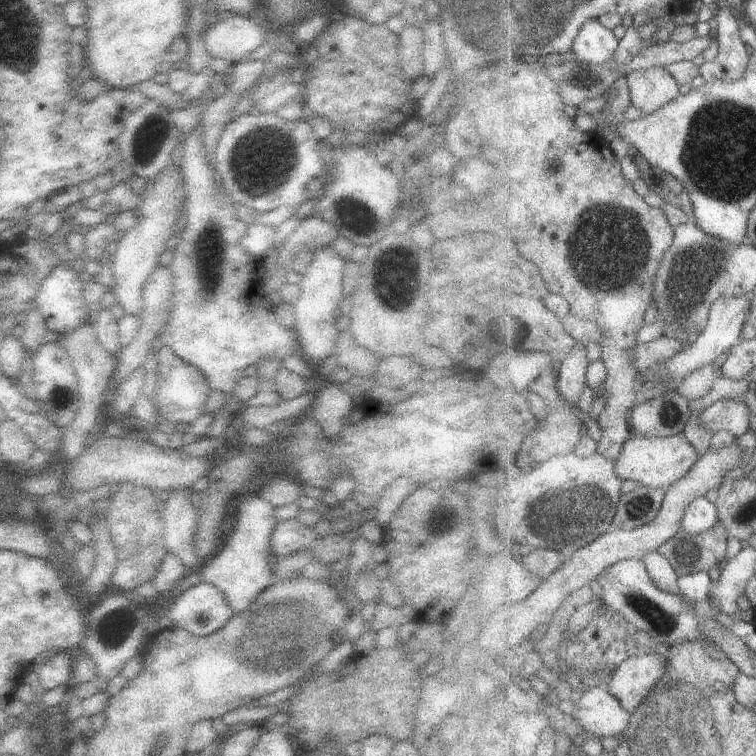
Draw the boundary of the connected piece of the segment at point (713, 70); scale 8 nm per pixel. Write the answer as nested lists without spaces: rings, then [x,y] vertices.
[[[720,2],[717,12],[718,26],[715,37],[719,42],[719,53],[712,61],[706,61],[702,66],[702,76],[706,82],[714,80],[742,80],[748,72],[752,58],[752,48],[744,44],[740,30],[743,25],[739,19],[737,7]]]

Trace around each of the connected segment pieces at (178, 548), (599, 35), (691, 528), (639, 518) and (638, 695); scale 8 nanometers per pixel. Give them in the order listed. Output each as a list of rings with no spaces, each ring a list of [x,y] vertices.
[[[184,488],[172,492],[163,514],[166,548],[184,562],[188,573],[200,571],[204,564],[194,546],[198,511],[191,498],[194,496],[192,491],[192,488]]]
[[[599,19],[590,20],[574,43],[574,56],[584,64],[604,64],[614,57],[621,40]]]
[[[706,496],[697,498],[688,506],[683,528],[690,534],[699,535],[713,530],[720,523],[718,506]]]
[[[641,485],[623,494],[613,520],[615,528],[634,530],[654,522],[661,513],[670,487],[650,488]]]
[[[662,654],[633,656],[608,680],[608,689],[628,712],[636,712],[657,689],[668,672],[668,657]]]

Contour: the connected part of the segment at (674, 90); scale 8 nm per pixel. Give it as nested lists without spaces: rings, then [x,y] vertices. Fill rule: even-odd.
[[[664,66],[638,69],[626,76],[633,96],[633,105],[646,115],[655,113],[681,94],[681,84]]]

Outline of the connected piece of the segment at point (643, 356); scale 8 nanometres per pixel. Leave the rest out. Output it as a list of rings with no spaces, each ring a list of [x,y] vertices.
[[[668,336],[658,337],[656,340],[639,343],[632,356],[634,356],[634,366],[639,371],[645,371],[659,361],[676,356],[678,353],[685,351],[692,345],[688,340],[680,340],[680,338],[668,338]]]

